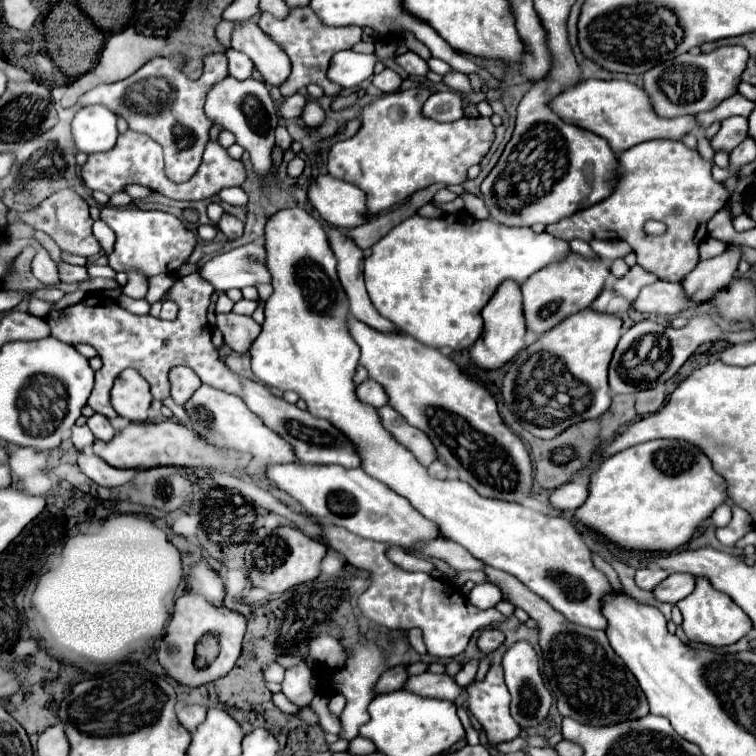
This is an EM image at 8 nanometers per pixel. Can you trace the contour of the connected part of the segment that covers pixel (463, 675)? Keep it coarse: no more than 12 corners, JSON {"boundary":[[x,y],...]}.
{"boundary":[[478,660],[464,662],[456,674],[458,686],[468,686],[476,678]]}

